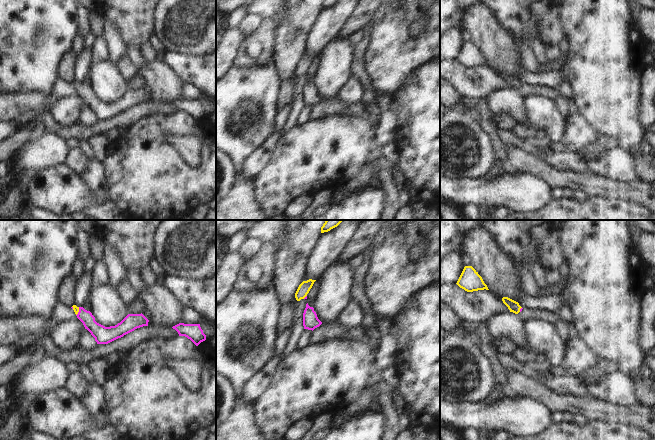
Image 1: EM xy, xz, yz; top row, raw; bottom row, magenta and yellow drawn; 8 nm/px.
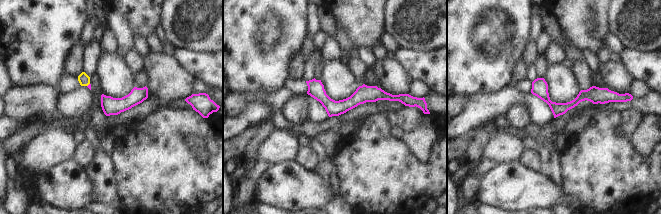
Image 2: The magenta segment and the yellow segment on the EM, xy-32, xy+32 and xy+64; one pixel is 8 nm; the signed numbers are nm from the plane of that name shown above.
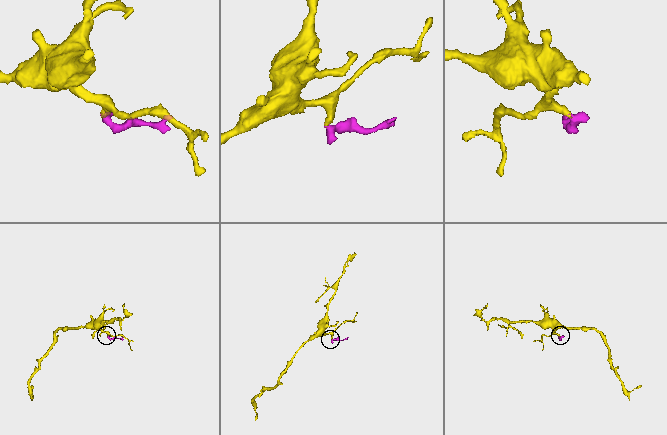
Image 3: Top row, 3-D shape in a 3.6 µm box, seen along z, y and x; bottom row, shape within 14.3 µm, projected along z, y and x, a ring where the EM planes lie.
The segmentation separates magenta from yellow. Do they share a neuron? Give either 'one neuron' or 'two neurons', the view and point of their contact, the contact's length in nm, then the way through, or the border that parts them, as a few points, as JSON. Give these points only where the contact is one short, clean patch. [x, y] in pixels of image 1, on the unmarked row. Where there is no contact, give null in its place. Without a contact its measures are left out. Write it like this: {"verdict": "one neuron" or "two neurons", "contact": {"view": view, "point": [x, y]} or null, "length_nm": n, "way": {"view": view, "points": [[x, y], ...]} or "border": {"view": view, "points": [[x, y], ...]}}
{"verdict": "one neuron", "contact": {"view": "xy", "point": [79, 87]}, "length_nm": 80, "way": {"view": "xy", "points": [[101, 109], [79, 87], [76, 85]]}}

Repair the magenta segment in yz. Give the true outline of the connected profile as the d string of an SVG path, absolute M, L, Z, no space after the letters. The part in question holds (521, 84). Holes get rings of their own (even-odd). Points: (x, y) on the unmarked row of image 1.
M503 73L502 74L503 79L508 83L510 88L513 88L515 90L518 90L519 88L522 87L522 83L519 81L518 78L508 74L508 73Z

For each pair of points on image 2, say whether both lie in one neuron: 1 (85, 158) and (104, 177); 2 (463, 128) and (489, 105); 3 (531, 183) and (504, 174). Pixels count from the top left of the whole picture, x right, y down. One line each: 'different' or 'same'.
1: different
2: same
3: same

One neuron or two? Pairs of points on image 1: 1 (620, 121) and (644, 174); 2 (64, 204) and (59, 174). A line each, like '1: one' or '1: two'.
1: two
2: one

